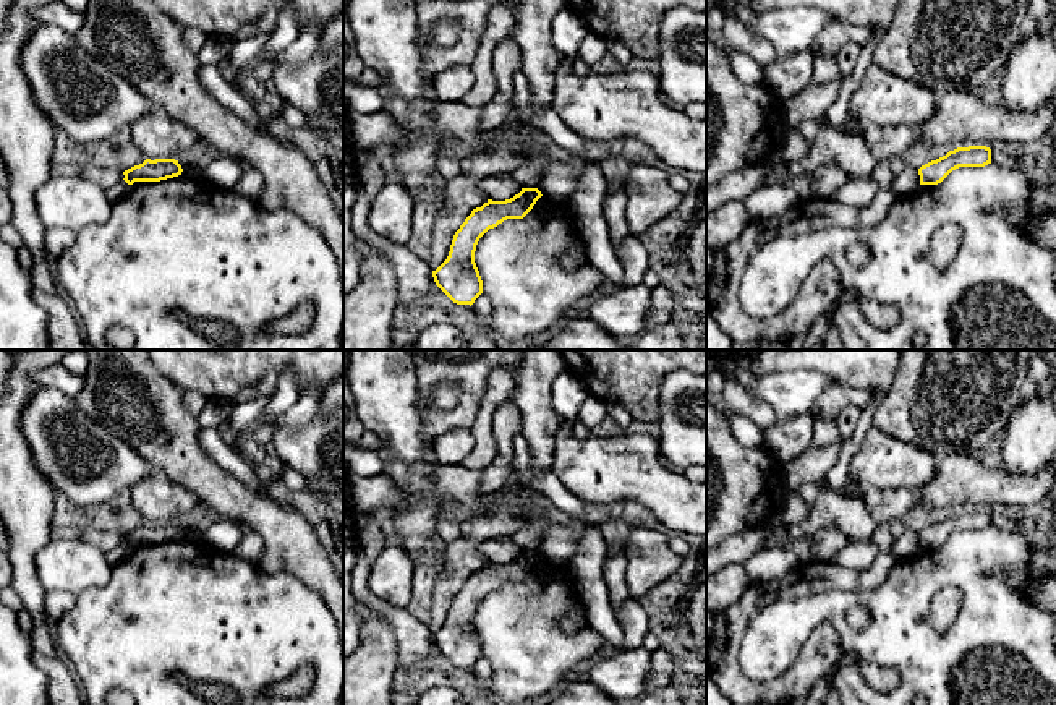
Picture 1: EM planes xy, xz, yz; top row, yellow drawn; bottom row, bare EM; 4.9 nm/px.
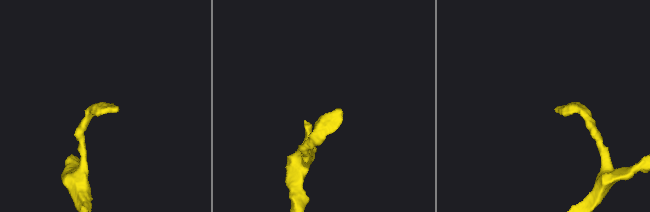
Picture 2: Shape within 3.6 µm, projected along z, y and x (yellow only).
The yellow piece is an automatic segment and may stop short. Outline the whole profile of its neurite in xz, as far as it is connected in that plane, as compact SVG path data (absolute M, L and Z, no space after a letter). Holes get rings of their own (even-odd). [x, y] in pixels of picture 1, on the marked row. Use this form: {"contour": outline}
{"contour": "M522 188L510 199L488 199L471 211L455 232L447 259L432 271L436 285L453 303L471 306L483 293L483 280L475 263L479 238L507 219L523 219L541 196L538 188Z"}

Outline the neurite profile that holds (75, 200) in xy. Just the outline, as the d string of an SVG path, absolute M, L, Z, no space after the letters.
M86 172L52 175L34 199L45 229L79 232L105 222L112 214L105 190Z

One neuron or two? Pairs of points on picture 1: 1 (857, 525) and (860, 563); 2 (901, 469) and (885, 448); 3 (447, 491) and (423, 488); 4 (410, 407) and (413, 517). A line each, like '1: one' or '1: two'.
1: two
2: one
3: two
4: one

